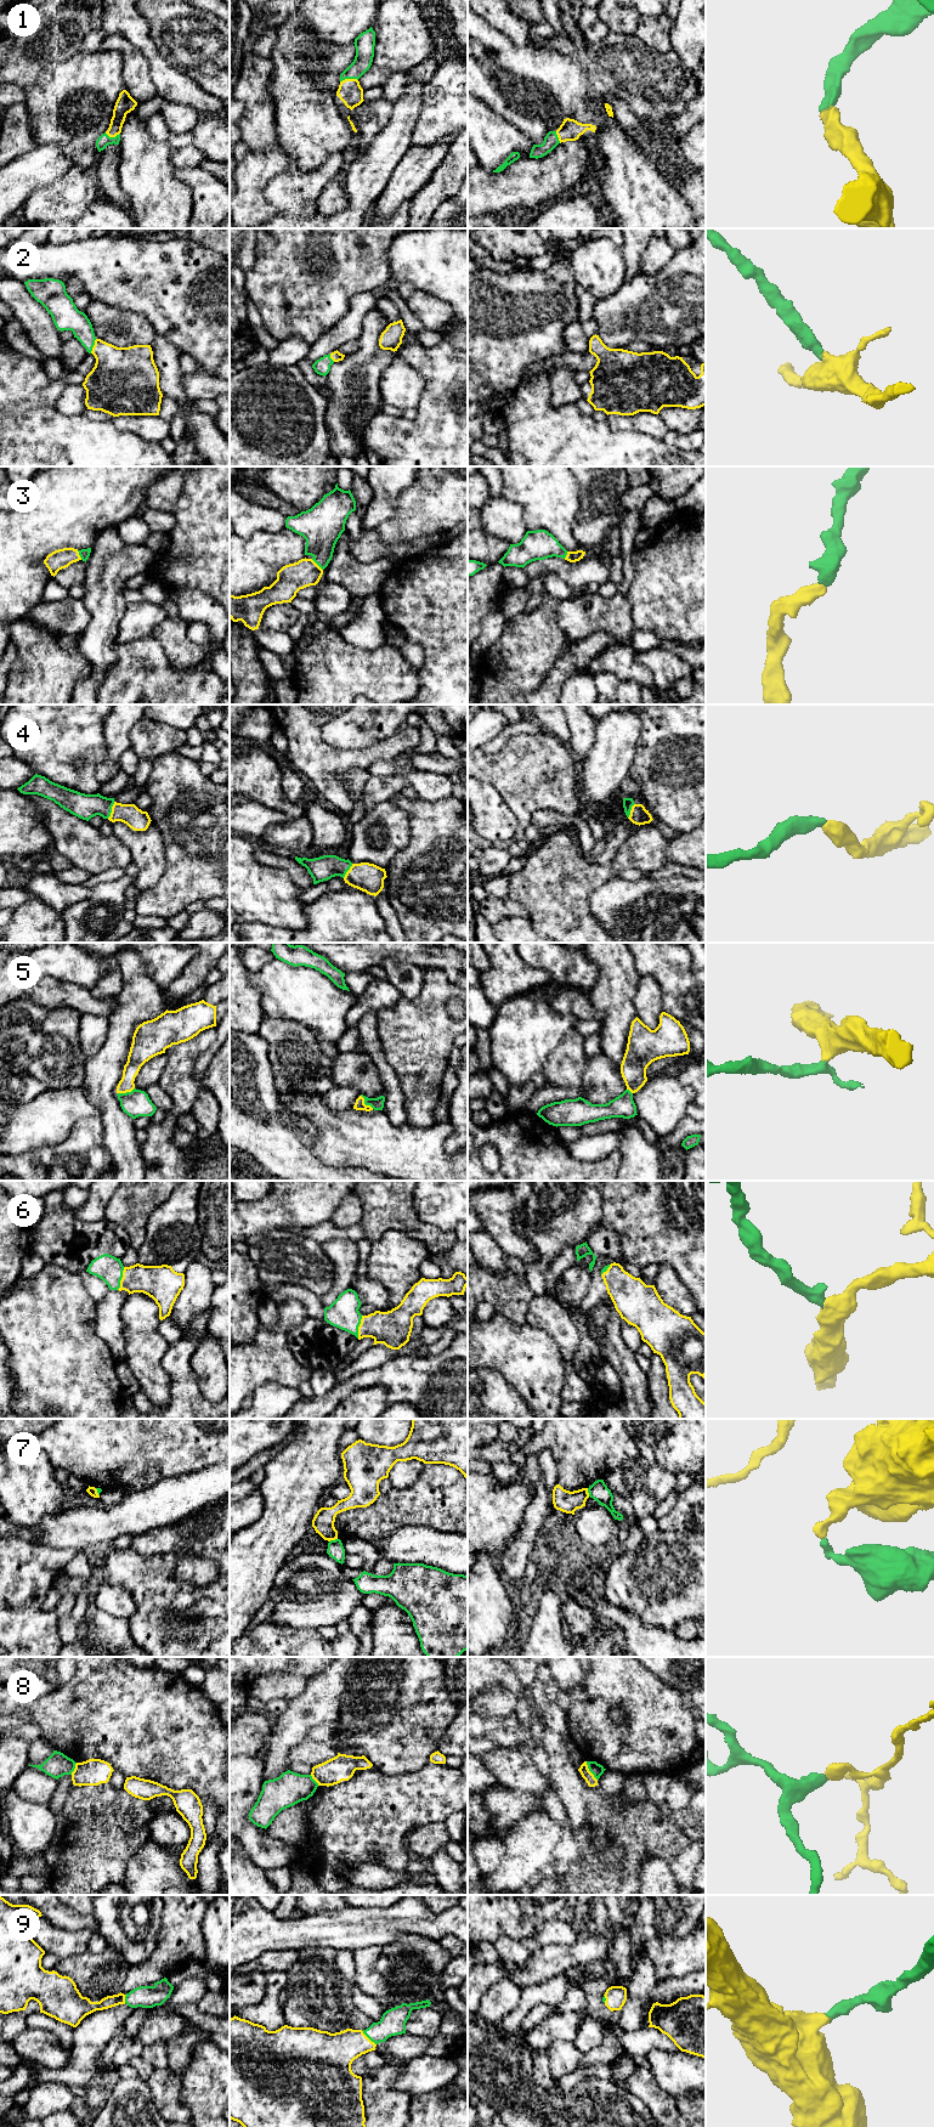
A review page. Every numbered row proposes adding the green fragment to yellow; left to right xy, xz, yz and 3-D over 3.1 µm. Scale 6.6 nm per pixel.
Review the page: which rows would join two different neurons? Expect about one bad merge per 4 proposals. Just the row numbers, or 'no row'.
7, 8

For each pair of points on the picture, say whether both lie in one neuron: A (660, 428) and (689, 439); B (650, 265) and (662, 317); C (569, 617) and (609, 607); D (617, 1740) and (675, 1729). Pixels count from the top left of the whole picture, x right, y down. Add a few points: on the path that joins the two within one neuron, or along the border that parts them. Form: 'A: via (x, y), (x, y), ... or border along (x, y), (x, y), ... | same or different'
A: border along (668, 431), (662, 437) | different
B: border along (674, 255), (655, 273), (640, 273) | different
C: via (578, 617), (590, 612), (599, 612) | same
D: via (632, 1740), (651, 1740), (661, 1732) | same

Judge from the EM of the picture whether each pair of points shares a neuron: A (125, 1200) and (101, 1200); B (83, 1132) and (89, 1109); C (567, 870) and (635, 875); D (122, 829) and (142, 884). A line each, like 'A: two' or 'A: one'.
A: two
B: two
C: two
D: one

